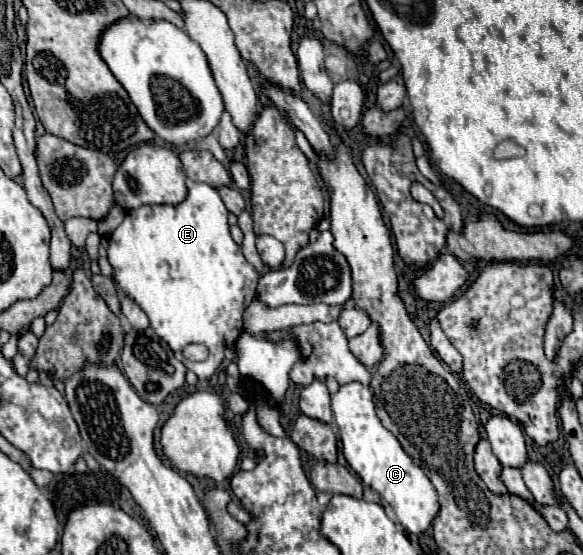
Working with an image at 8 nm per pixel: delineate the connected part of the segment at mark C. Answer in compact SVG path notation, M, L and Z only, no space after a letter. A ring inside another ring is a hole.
M356 381L340 385L338 393L332 393L332 413L340 429L342 453L348 465L360 475L364 483L368 483L390 503L398 521L408 533L420 535L430 529L440 509L438 493L426 473L402 449L400 441L378 421L370 387L364 387Z

